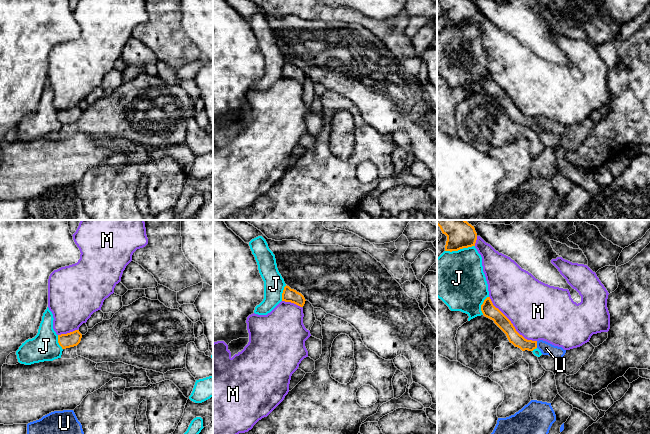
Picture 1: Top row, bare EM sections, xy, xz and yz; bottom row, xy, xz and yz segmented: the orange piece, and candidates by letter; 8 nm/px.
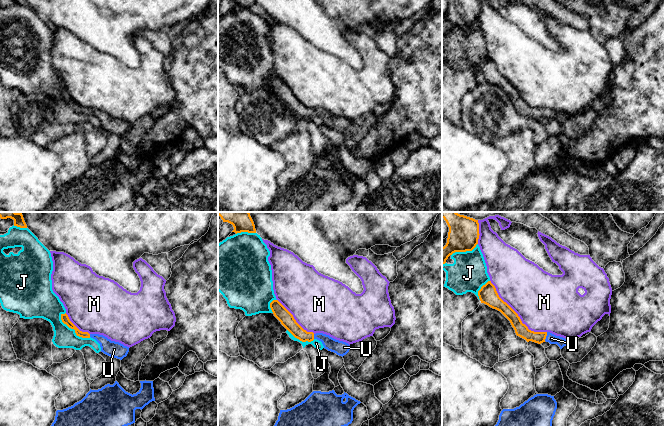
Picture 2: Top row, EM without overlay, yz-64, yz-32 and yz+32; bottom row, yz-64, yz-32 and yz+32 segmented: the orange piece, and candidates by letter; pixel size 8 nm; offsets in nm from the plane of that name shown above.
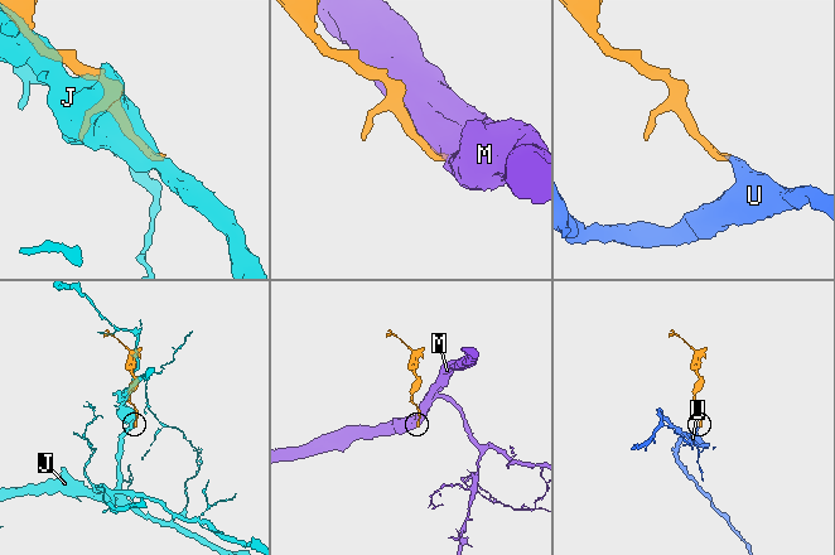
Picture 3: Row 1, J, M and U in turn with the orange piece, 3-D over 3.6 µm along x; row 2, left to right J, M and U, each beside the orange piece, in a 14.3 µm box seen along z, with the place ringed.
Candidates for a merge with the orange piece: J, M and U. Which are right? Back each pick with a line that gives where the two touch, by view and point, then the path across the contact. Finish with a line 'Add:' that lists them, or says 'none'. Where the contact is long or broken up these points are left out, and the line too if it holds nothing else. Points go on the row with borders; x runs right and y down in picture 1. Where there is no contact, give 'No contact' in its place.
U: Touches orange at yz (536, 344). Path across: yz (514, 337), (523, 344), (536, 344), (546, 348)
Add: U

